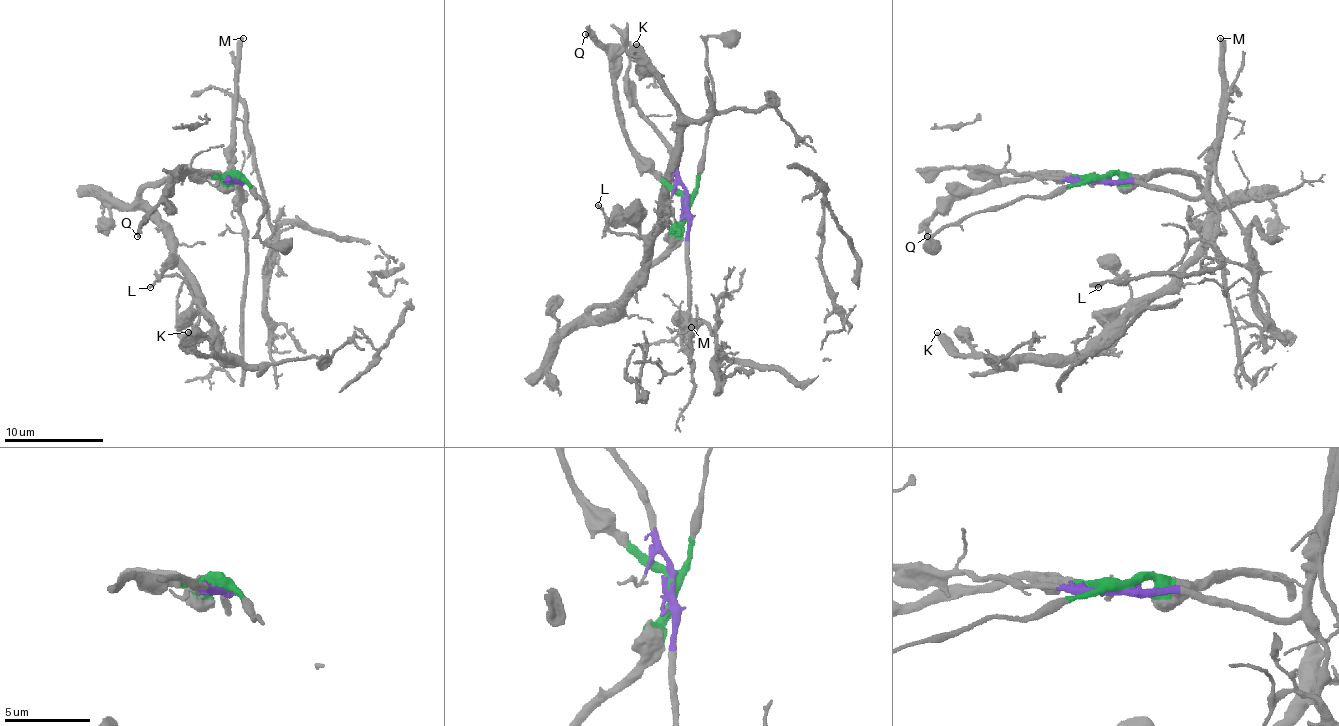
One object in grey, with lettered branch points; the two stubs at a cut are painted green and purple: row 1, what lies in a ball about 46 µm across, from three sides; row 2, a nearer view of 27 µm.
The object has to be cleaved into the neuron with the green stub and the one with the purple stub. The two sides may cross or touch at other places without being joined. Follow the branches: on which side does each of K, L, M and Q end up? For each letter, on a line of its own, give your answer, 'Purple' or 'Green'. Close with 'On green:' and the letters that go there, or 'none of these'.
K: Green
L: Green
M: Purple
Q: Green
On green: K, L, Q

